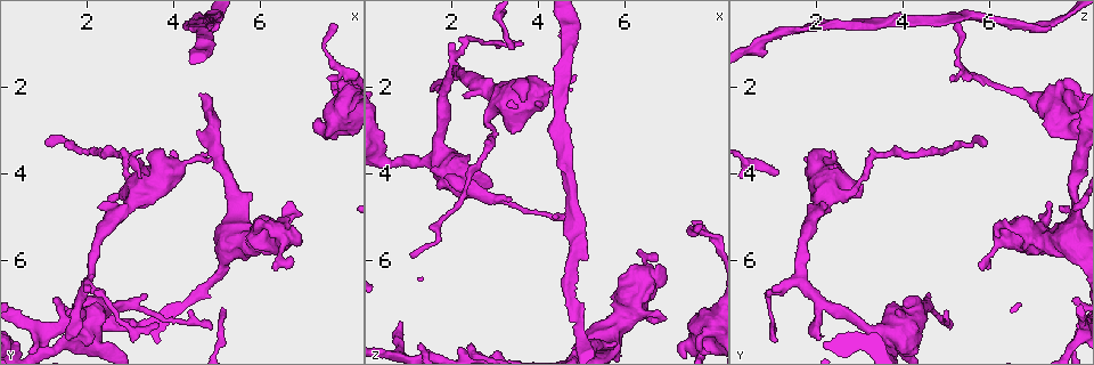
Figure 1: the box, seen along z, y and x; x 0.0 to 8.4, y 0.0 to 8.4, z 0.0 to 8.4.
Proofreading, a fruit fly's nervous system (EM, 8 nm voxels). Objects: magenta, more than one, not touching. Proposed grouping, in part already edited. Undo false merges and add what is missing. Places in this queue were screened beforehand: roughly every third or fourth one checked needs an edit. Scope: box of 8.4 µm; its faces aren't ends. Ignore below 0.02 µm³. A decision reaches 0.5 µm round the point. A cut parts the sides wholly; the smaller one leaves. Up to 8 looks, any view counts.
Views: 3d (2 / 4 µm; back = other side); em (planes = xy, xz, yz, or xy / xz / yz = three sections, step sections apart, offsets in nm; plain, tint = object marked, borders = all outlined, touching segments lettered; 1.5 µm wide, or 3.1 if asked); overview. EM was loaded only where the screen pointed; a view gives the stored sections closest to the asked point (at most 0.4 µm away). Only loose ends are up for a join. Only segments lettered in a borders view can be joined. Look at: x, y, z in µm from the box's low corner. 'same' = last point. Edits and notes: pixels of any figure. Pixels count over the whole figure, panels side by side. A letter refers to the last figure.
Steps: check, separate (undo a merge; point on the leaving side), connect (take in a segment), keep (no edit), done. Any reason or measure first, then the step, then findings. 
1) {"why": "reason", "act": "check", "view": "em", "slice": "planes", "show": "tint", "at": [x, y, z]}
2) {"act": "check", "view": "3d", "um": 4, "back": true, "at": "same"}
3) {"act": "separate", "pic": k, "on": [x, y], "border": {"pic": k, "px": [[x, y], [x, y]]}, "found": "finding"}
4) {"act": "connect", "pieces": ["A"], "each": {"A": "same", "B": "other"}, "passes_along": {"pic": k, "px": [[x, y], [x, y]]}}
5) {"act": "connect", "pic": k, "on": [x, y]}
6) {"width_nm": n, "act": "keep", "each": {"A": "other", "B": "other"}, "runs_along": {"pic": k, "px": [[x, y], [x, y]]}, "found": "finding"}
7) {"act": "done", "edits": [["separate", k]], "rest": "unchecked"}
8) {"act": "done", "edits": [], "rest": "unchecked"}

{"act": "check", "view": "em", "slice": "xy", "step": 4, "show": "borders", "at": [2.25, 4.70, 2.20]}

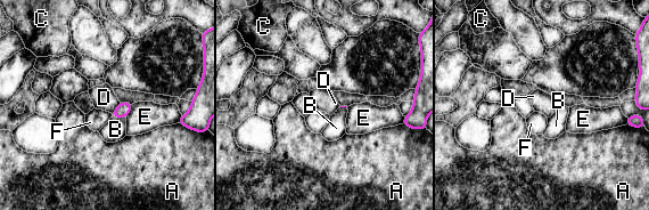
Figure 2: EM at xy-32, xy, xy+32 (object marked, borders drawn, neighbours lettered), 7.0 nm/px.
{"why": "another direction", "act": "check", "view": "em", "slice": "planes", "show": "borders", "at": "same"}

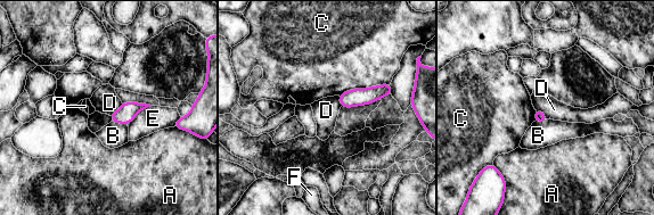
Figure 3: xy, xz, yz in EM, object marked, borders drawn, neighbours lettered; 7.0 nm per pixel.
{"longest_contact_nm": ["C", 380], "act": "keep", "each": {"A": "other", "B": "other", "C": "other", "D": "other", "E": "other", "F": "other"}, "runs_along": {"pic": 3, "px": [[389, 88], [369, 96], [342, 100]]}, "found": "none of them fits"}

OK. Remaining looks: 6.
{"why": "thick turns thin", "act": "check", "view": "3d", "um": 2, "at": [2.80, 7.00, 4.50]}

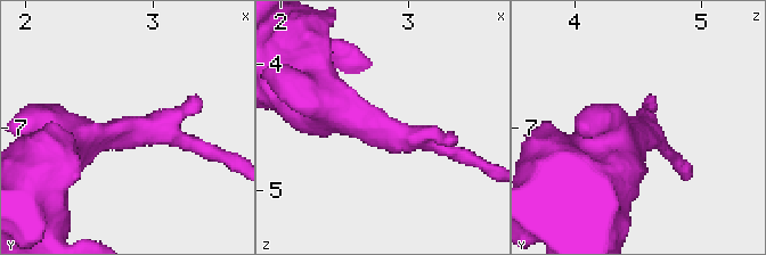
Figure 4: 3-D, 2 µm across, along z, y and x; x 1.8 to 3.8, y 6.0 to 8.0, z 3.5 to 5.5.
{"act": "check", "view": "em", "slice": "planes", "show": "borders", "at": [2.80, 7.02, 4.54]}

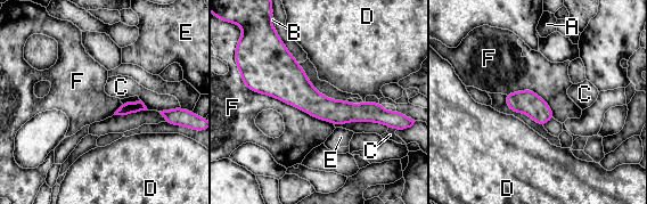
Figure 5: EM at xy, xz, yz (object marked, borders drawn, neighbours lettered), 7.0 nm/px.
{"act": "keep", "each": {"A": "other", "B": "other", "C": "other", "D": "other", "E": "other", "F": "other"}, "border": {"pic": 5, "px": [[253, 90], [279, 98], [333, 124]]}, "found": "continuous, no second neuron"}

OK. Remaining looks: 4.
{"why": "tapers out", "act": "check", "view": "3d", "um": 2, "back": true, "at": [4.90, 7.55, 5.15]}

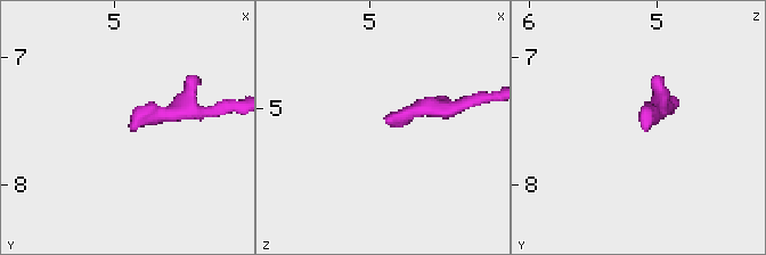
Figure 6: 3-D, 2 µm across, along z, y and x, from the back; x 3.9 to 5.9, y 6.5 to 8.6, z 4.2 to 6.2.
{"why": "shape alone is not enough", "act": "check", "view": "em", "slice": "planes", "show": "borders", "at": [4.86, 7.56, 5.10]}

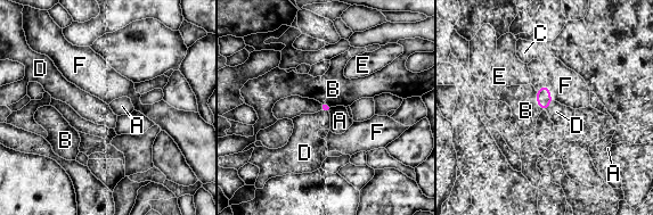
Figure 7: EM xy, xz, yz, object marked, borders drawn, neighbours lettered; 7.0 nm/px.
{"act": "keep", "each": {"A": "other", "B": "other", "C": "other", "D": "other", "E": "other", "F": "other"}, "border": {"pic": 7, "px": [[553, 100], [545, 110]]}, "found": "no lettered segment goes on from it"}

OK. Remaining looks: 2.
{"act": "done", "edits": [], "rest": "unchecked"}

